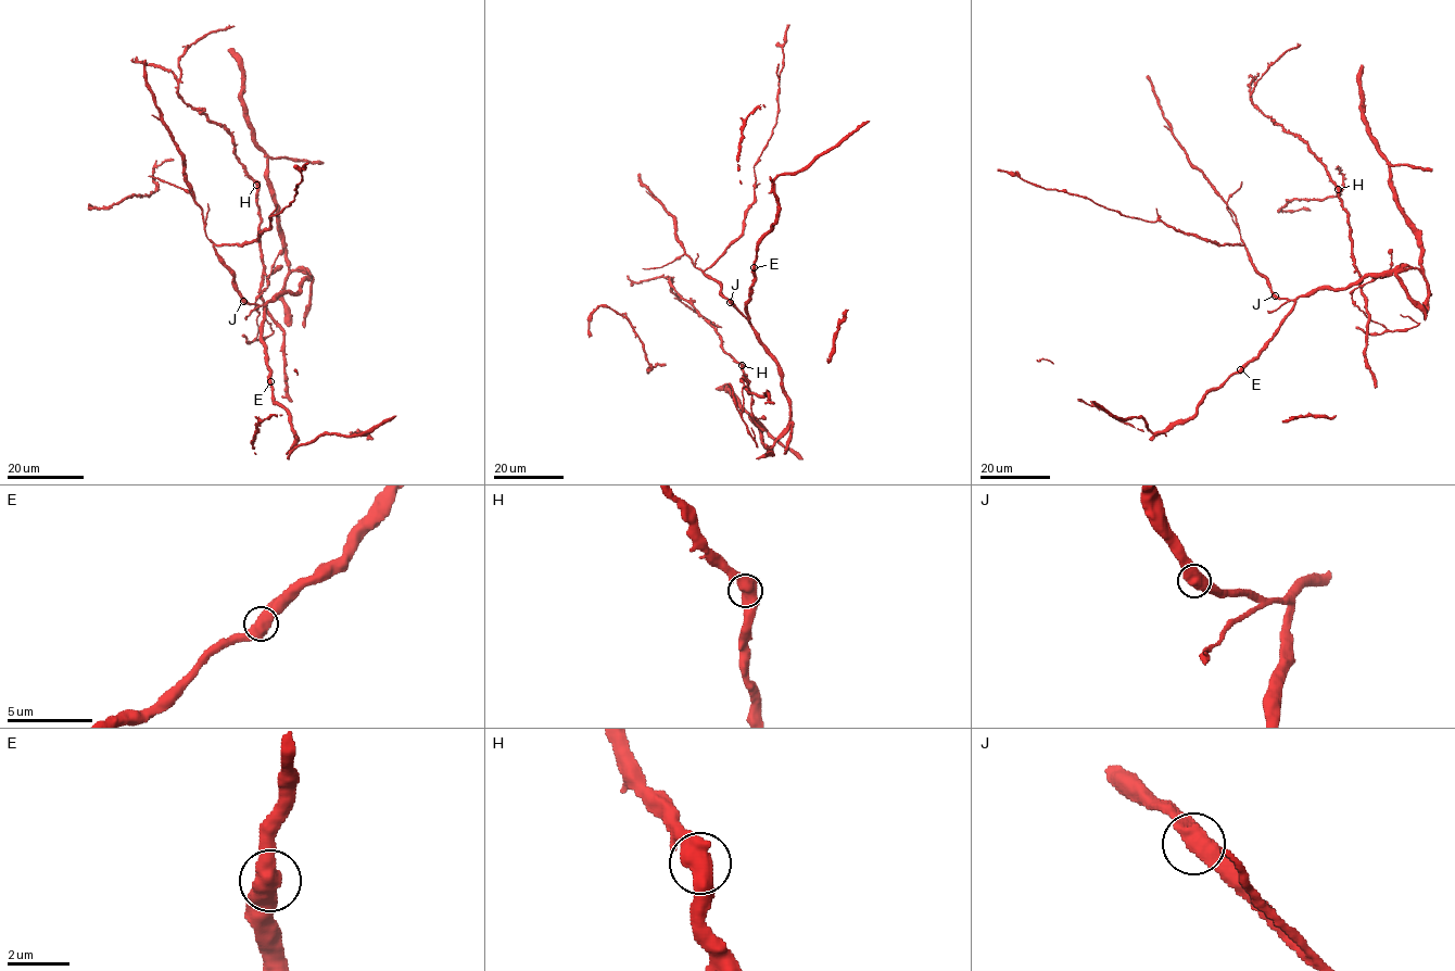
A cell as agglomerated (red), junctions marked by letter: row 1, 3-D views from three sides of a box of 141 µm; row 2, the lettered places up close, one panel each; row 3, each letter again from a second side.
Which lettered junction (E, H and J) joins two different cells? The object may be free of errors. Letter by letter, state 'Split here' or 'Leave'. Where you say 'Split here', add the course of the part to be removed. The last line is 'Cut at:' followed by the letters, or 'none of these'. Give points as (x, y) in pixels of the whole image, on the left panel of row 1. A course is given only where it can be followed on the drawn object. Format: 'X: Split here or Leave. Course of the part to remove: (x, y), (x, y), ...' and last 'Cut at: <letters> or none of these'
E: Leave
H: Leave
J: Leave
Cut at: none of these

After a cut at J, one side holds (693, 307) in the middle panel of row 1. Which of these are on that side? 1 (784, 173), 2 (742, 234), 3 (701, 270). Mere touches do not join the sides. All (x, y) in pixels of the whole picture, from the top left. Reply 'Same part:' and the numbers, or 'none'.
Same part: 1

